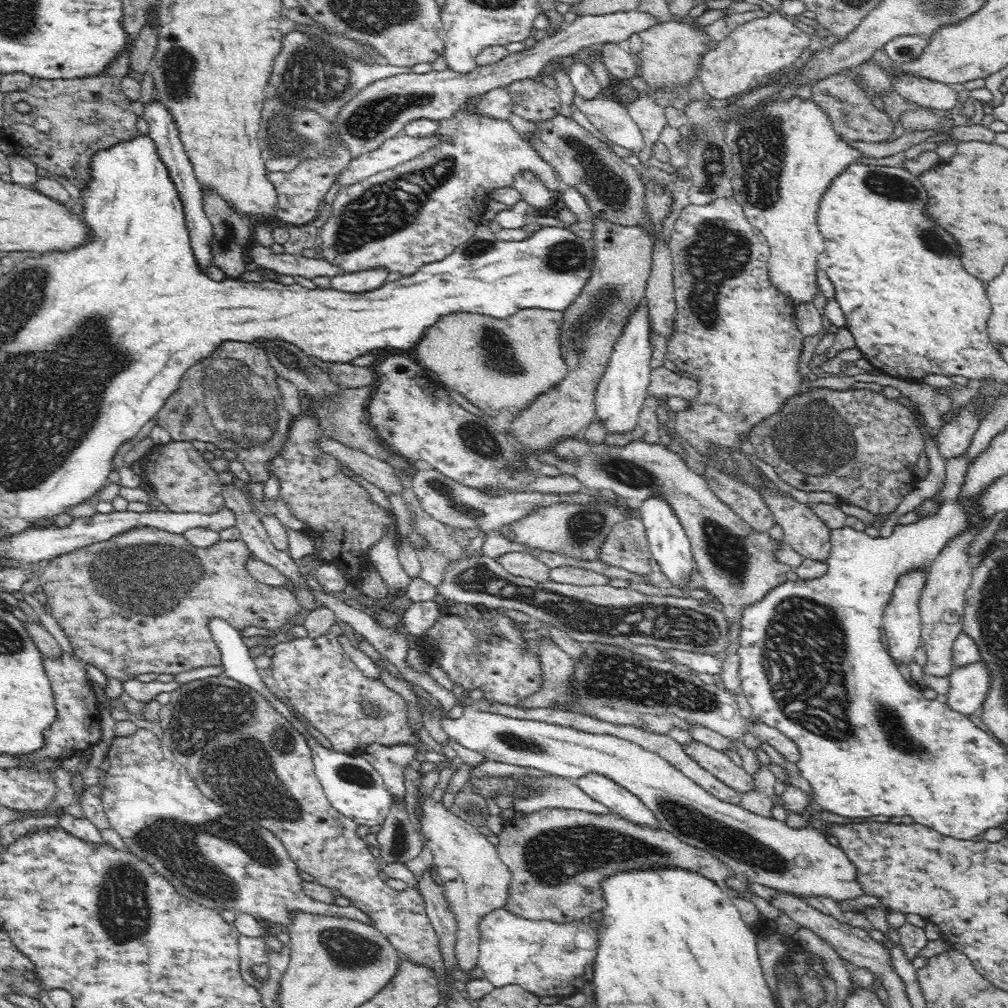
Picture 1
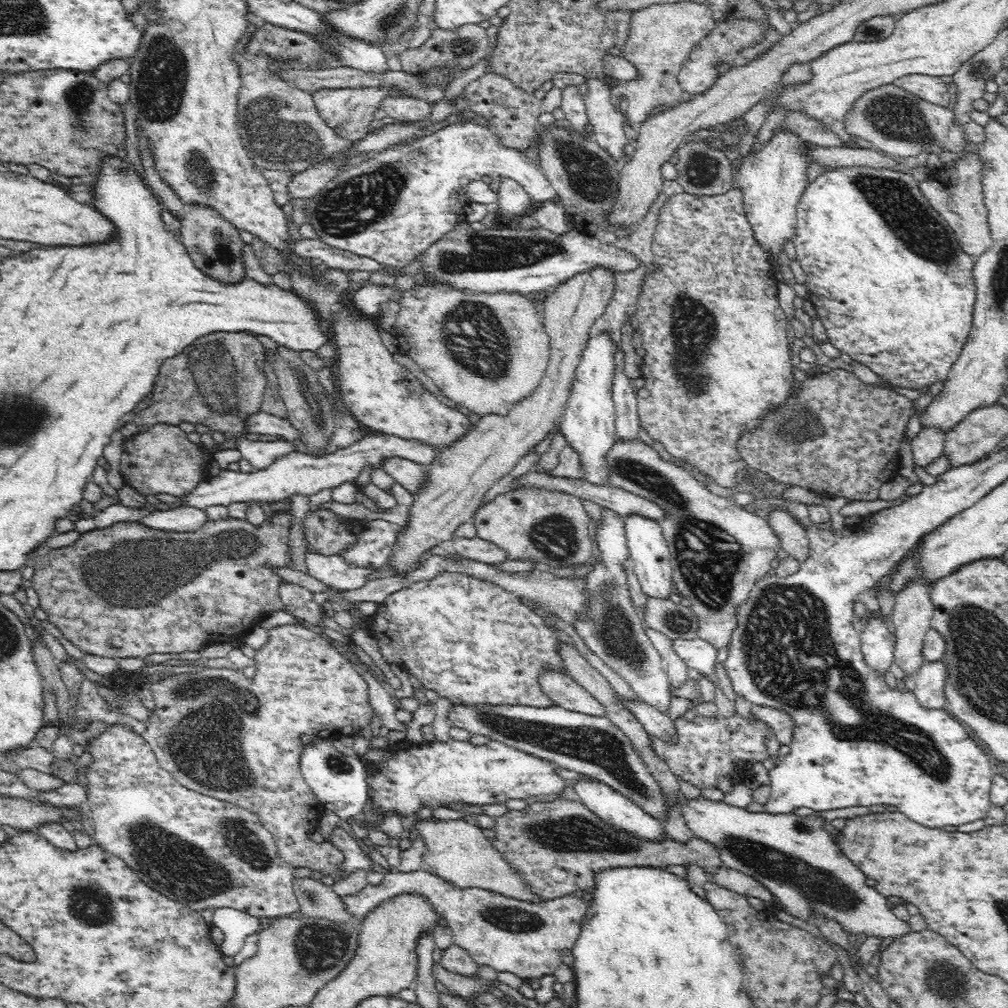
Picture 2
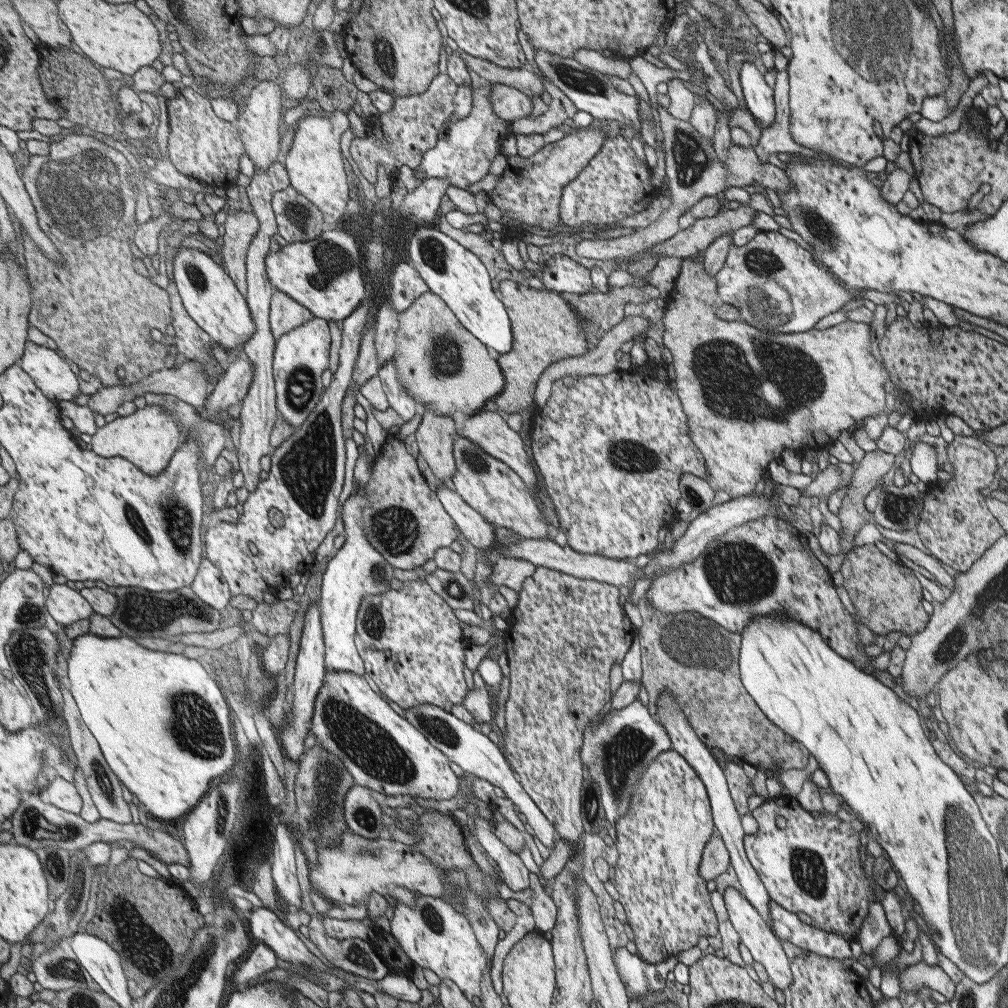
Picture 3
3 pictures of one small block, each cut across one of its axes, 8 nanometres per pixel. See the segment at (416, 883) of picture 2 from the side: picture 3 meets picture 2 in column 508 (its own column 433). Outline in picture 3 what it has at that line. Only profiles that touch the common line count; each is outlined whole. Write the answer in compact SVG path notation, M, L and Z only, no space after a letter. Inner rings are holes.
M418 894L413 907L404 903L397 906L393 920L398 942L410 960L428 968L441 979L452 980L467 1000L472 1001L476 996L480 999L480 978L491 967L492 960L485 954L473 925L463 913L458 912L444 897Z

